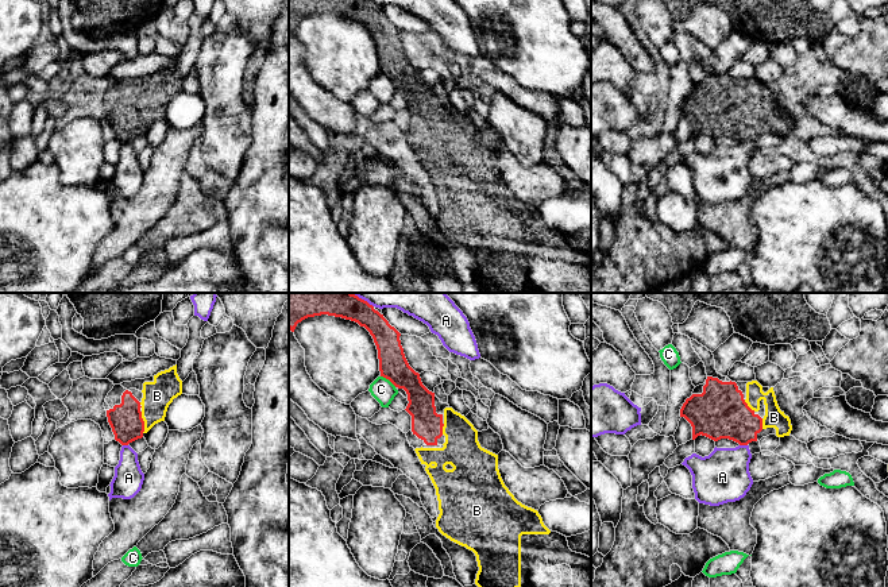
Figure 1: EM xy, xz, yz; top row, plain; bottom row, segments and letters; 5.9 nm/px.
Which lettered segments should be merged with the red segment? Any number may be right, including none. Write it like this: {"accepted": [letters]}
{"accepted": ["B"]}

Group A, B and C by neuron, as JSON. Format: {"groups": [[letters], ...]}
{"groups": [["A"], ["B"], ["C"]]}

